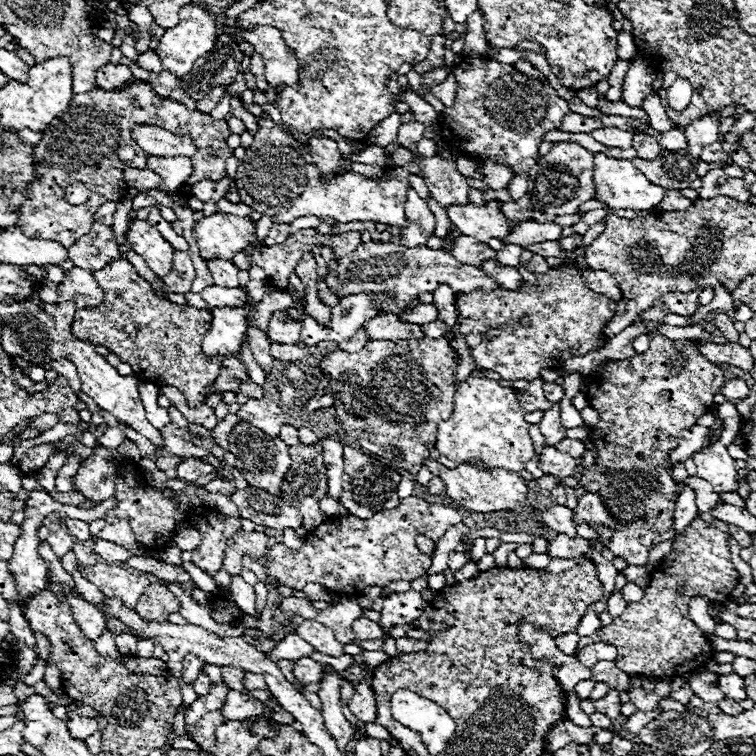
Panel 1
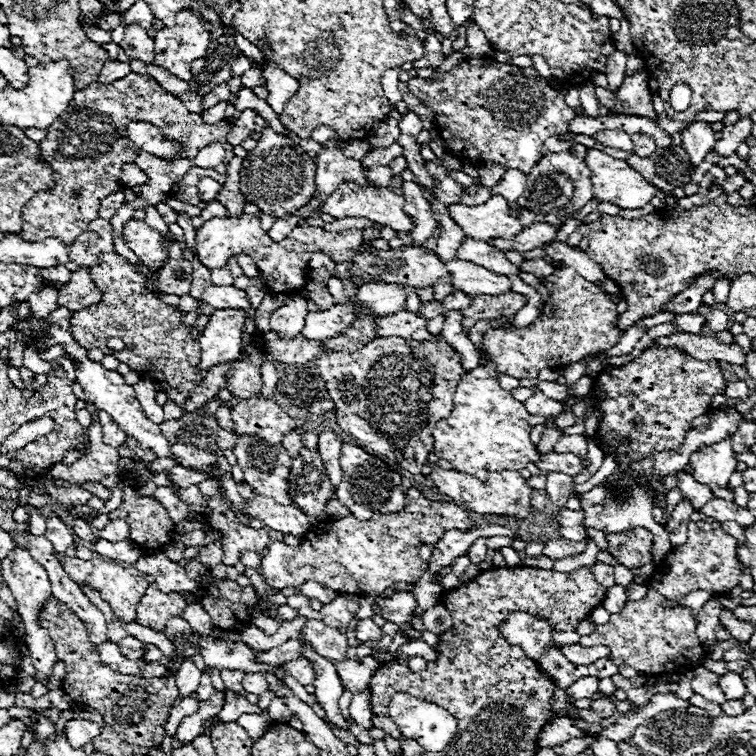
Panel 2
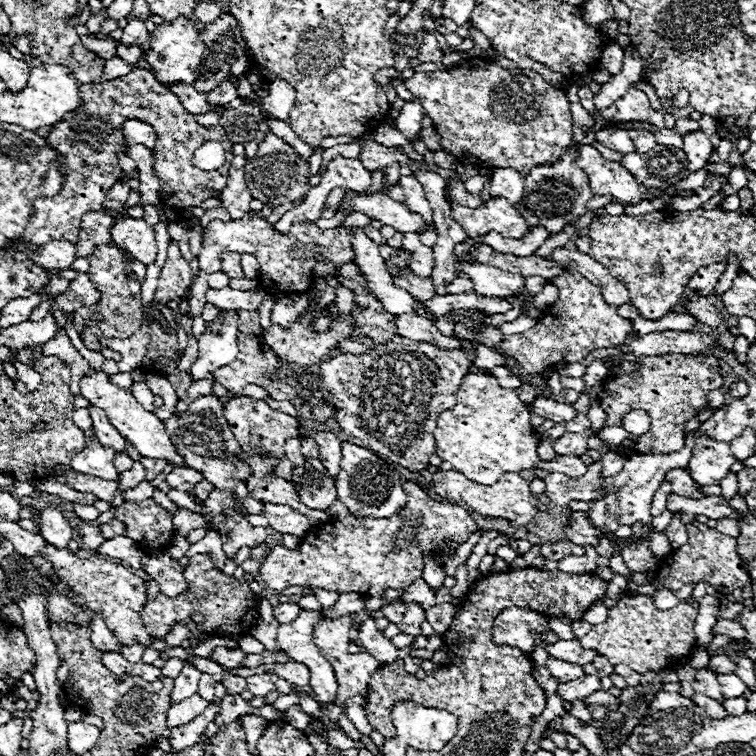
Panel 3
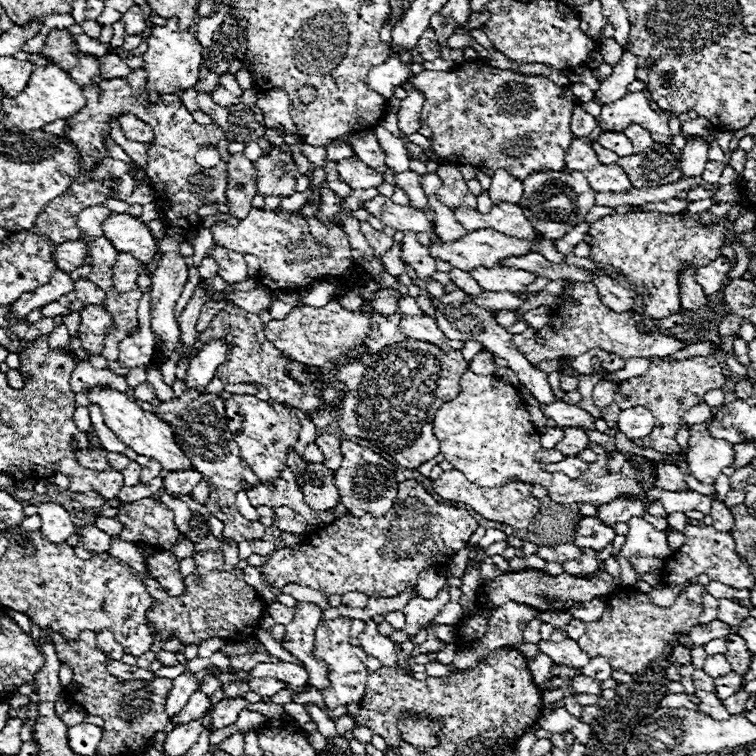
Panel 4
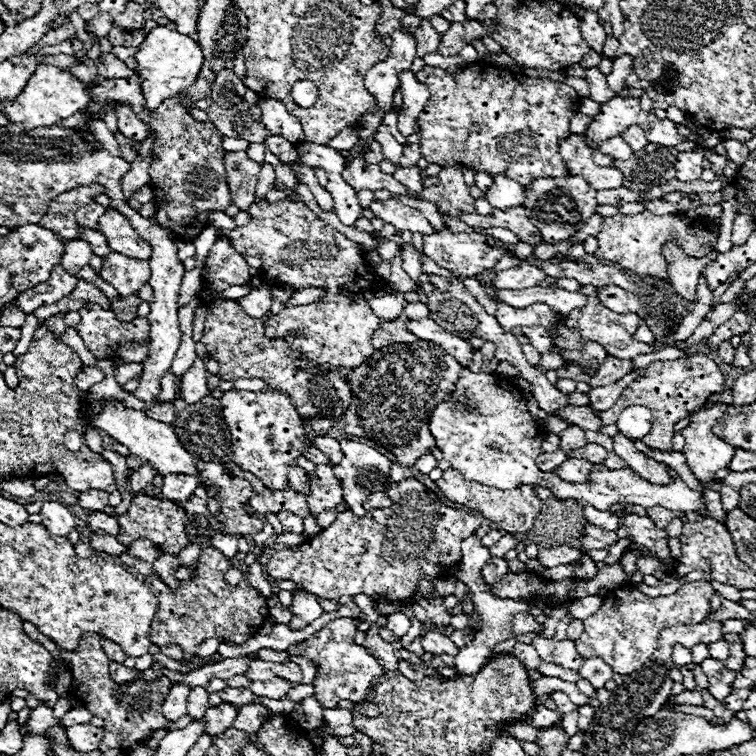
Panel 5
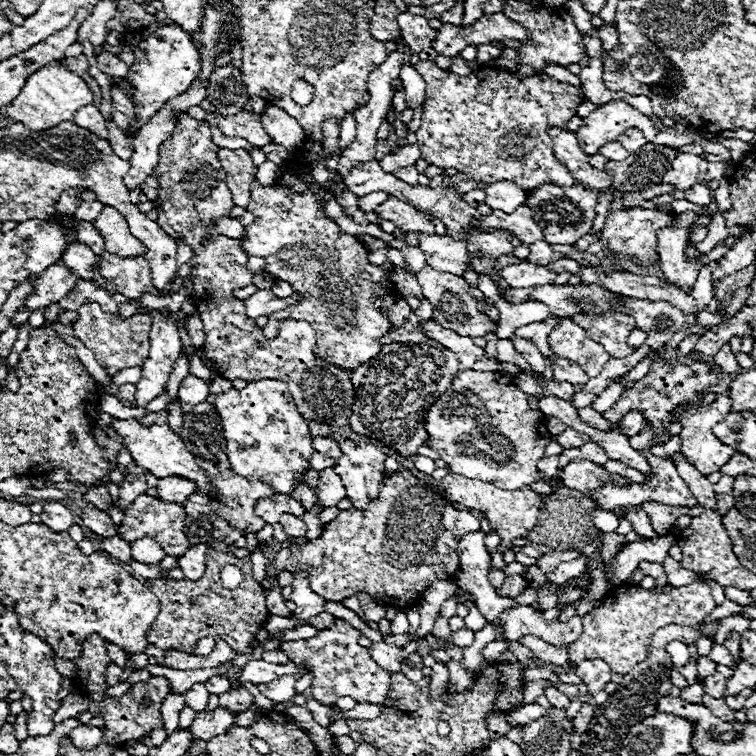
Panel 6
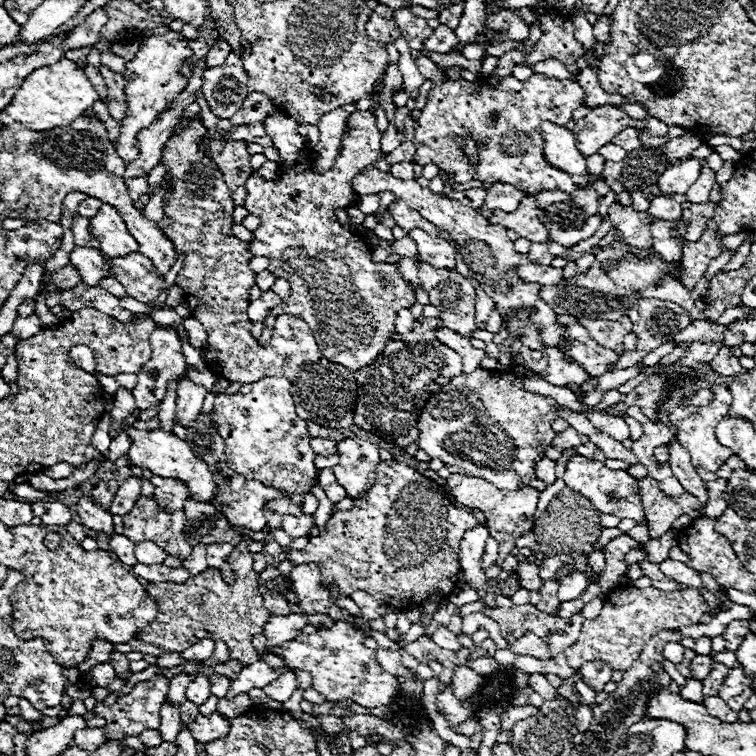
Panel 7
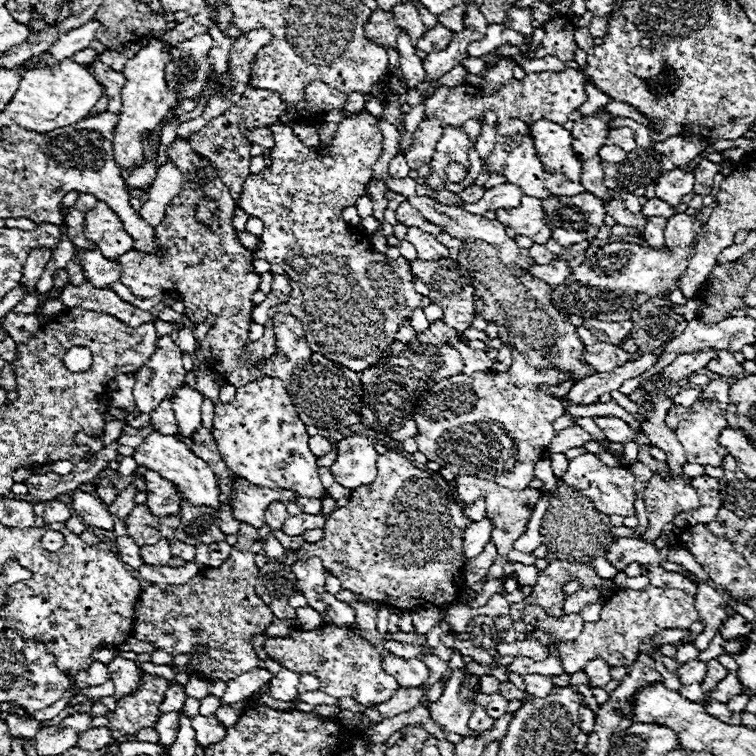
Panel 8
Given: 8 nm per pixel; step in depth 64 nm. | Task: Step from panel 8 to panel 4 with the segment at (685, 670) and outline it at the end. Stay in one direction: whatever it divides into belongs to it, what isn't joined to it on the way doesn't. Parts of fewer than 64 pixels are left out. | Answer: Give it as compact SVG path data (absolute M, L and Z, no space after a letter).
M716 654L716 656L708 656L708 658L706 658L704 670L706 670L712 678L718 678L718 676L730 672L730 664L728 664L728 660L726 660L722 654Z

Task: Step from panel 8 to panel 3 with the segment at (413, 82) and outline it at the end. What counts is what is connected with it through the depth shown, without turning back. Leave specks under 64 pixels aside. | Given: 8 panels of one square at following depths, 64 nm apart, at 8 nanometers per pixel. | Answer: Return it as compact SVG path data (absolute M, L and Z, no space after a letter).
M414 98L412 102L406 102L400 116L396 118L396 128L404 134L404 138L414 144L414 136L422 130L422 106Z

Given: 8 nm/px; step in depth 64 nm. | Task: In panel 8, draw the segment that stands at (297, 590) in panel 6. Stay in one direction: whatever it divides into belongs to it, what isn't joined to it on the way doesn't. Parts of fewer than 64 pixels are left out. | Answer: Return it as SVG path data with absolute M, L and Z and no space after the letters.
M308 558L298 560L292 566L292 572L296 574L296 588L300 594L306 596L308 606L322 614L328 622L336 622L338 626L352 626L354 624L354 608L350 608L346 602L336 600L332 594L324 588L324 566L320 558Z

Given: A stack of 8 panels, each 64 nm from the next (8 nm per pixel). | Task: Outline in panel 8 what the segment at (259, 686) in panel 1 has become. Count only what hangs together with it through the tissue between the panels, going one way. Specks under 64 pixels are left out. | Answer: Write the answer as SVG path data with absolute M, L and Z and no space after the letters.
M282 668L268 684L268 694L274 698L274 700L282 700L282 702L290 702L298 696L298 674L288 670L288 668Z

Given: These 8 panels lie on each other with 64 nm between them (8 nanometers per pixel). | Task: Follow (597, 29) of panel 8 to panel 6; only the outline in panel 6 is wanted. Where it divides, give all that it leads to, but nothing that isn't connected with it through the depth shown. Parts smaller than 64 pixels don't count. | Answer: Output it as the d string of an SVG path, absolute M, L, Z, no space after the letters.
M606 24L600 28L600 38L602 38L602 46L606 52L610 52L616 44L618 44L618 36L616 36L616 28Z

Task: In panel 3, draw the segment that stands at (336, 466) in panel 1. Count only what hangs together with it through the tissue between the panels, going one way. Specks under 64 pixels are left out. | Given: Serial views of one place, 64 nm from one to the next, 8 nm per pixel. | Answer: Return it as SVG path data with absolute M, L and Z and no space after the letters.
M318 432L314 436L314 440L320 446L320 460L322 460L322 464L326 466L328 474L332 478L336 478L336 474L340 472L340 460L342 460L338 436L332 434L332 432Z

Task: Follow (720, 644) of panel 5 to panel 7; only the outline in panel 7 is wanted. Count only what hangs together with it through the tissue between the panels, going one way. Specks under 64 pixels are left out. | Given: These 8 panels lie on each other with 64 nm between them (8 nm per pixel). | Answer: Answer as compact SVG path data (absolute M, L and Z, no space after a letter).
M724 650L724 652L716 652L716 654L712 656L712 660L714 660L714 662L722 662L724 666L730 666L730 668L738 666L736 654L734 654L734 652L728 652L728 650Z

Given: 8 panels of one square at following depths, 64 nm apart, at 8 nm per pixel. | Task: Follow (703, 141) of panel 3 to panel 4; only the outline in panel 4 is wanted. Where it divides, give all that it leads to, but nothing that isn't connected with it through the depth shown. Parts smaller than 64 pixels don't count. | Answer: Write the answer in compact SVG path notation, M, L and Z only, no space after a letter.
M698 136L686 140L686 146L682 148L682 160L680 160L684 176L700 176L704 172L704 166L708 162L708 148L710 146Z

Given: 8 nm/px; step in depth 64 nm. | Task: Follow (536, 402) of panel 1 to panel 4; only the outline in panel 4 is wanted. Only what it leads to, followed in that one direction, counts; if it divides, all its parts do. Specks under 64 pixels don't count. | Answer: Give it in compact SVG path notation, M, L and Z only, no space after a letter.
M552 402L552 404L540 404L540 410L546 418L552 418L558 426L586 426L594 430L592 416L586 410L580 410L574 404L566 402Z

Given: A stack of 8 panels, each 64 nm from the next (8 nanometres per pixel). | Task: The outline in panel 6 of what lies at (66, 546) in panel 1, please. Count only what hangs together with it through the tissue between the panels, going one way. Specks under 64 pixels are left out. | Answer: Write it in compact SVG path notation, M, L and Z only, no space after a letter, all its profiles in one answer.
M44 502L44 512L40 516L42 524L46 524L54 532L64 532L74 524L74 516L60 502Z

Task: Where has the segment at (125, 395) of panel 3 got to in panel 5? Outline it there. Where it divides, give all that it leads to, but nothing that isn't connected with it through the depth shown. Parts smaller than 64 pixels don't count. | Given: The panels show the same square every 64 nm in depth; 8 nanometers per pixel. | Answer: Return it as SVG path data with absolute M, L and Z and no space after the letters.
M102 398L102 412L92 418L90 422L94 428L104 430L114 440L124 444L134 456L150 462L162 476L166 474L198 474L198 468L194 466L194 458L182 448L180 440L174 434L174 428L170 424L158 422L146 412L126 408L118 398Z

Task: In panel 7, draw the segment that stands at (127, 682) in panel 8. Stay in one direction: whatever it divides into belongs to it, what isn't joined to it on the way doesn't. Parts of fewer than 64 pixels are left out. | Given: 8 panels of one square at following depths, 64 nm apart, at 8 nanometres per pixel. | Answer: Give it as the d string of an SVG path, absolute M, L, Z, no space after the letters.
M112 650L110 652L110 664L114 666L114 670L118 672L118 676L122 676L124 672L130 672L130 660L126 658L126 654L122 654L122 652L118 652L118 650Z

